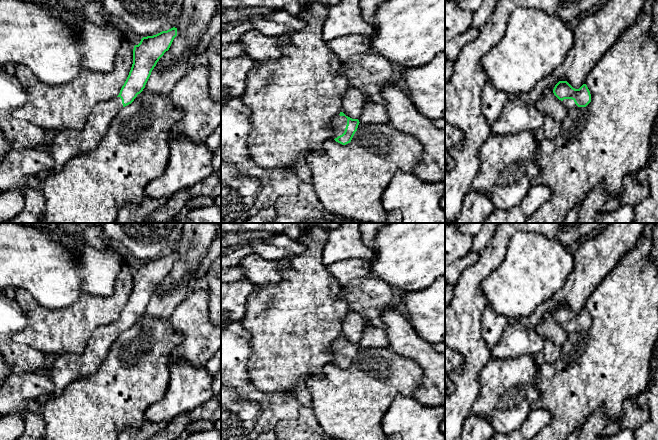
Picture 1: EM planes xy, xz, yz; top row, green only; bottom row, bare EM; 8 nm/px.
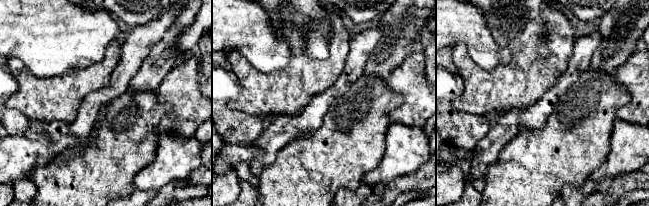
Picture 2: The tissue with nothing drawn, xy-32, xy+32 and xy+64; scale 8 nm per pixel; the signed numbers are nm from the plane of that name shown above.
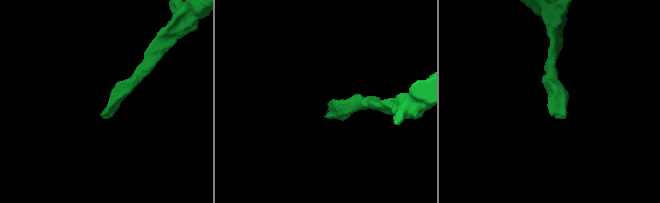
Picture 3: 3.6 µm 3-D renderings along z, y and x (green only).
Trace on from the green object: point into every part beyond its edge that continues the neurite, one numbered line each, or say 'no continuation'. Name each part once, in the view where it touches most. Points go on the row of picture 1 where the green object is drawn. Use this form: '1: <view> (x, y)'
1: xz (338, 123)

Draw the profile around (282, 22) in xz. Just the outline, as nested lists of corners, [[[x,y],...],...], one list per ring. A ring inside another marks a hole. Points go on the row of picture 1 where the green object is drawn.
[[[279,10],[269,17],[254,17],[252,22],[255,30],[275,37],[296,33],[303,30],[306,26],[305,22],[297,15],[291,15],[284,10]]]

